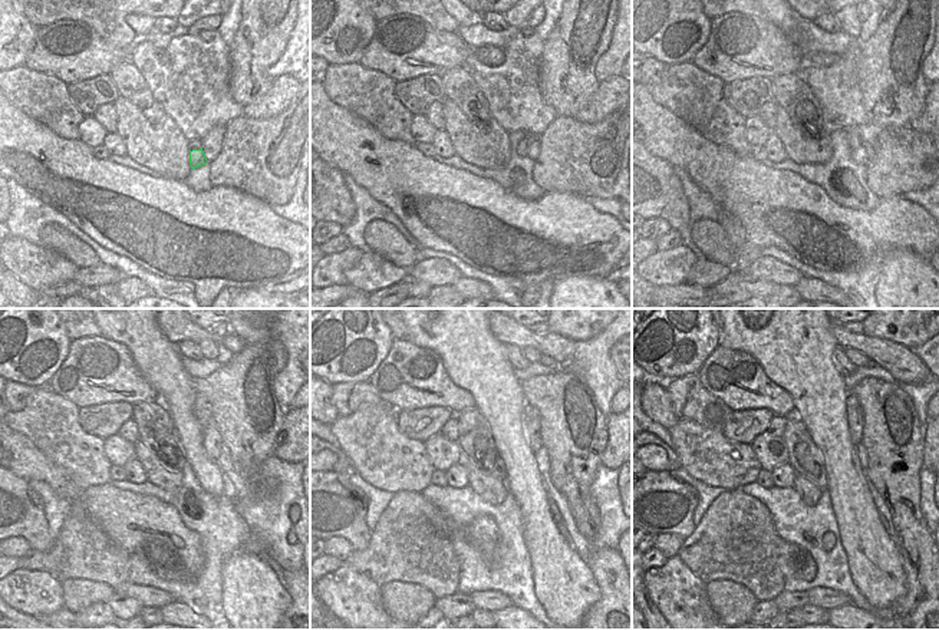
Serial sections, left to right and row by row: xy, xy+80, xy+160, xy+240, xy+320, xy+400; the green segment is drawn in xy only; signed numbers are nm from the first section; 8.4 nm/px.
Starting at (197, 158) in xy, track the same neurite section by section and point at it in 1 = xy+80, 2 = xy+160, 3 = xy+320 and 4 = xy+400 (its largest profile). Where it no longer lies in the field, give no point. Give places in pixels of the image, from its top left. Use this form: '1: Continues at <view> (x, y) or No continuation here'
1: Continues at xy+80 (523, 147)
2: Continues at xy+160 (855, 141)
3: Continues at xy+320 (531, 416)
4: Continues at xy+400 (853, 411).

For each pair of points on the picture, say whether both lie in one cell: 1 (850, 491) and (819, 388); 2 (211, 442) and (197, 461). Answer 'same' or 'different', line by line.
1: same
2: different

